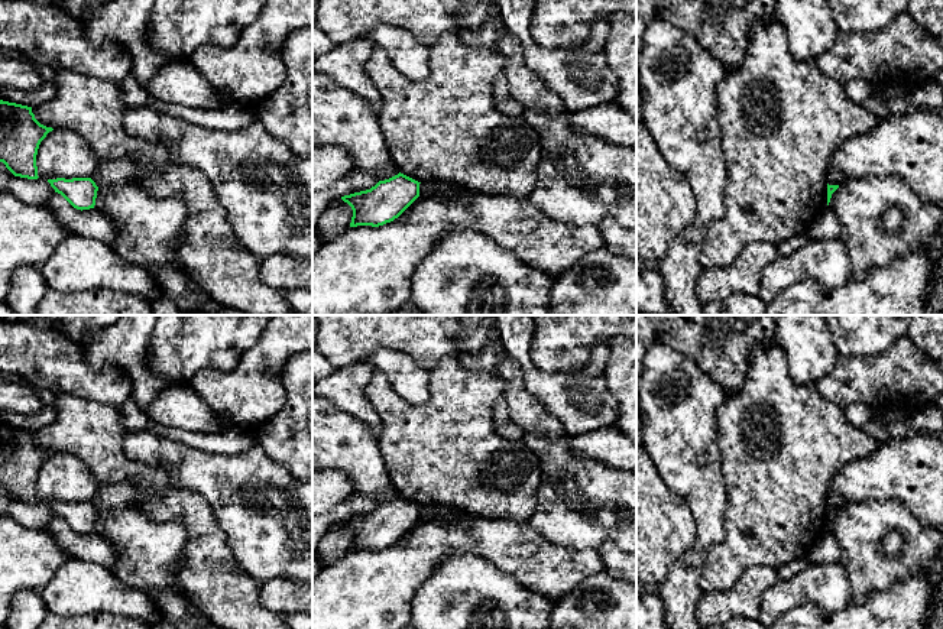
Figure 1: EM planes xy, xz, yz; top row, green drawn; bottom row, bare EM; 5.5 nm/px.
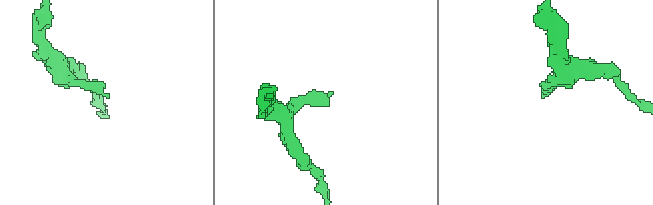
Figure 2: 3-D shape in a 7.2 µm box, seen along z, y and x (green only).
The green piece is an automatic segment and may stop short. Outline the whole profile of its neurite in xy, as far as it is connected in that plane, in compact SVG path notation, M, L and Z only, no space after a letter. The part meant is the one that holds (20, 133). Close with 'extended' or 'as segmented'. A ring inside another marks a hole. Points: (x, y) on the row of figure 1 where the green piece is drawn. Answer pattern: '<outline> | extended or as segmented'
M0 100L0 162L14 176L38 179L38 149L52 130L35 119L32 107Z | as segmented

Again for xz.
M399 172L370 189L341 197L353 210L350 227L379 227L393 221L419 197L419 184Z | as segmented

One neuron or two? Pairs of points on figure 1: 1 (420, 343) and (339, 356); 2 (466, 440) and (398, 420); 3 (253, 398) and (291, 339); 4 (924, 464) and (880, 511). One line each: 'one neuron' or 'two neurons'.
1: one neuron
2: one neuron
3: one neuron
4: two neurons

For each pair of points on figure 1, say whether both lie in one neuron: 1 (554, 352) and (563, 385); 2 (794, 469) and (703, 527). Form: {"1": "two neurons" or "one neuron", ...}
{"1": "two neurons", "2": "two neurons"}

